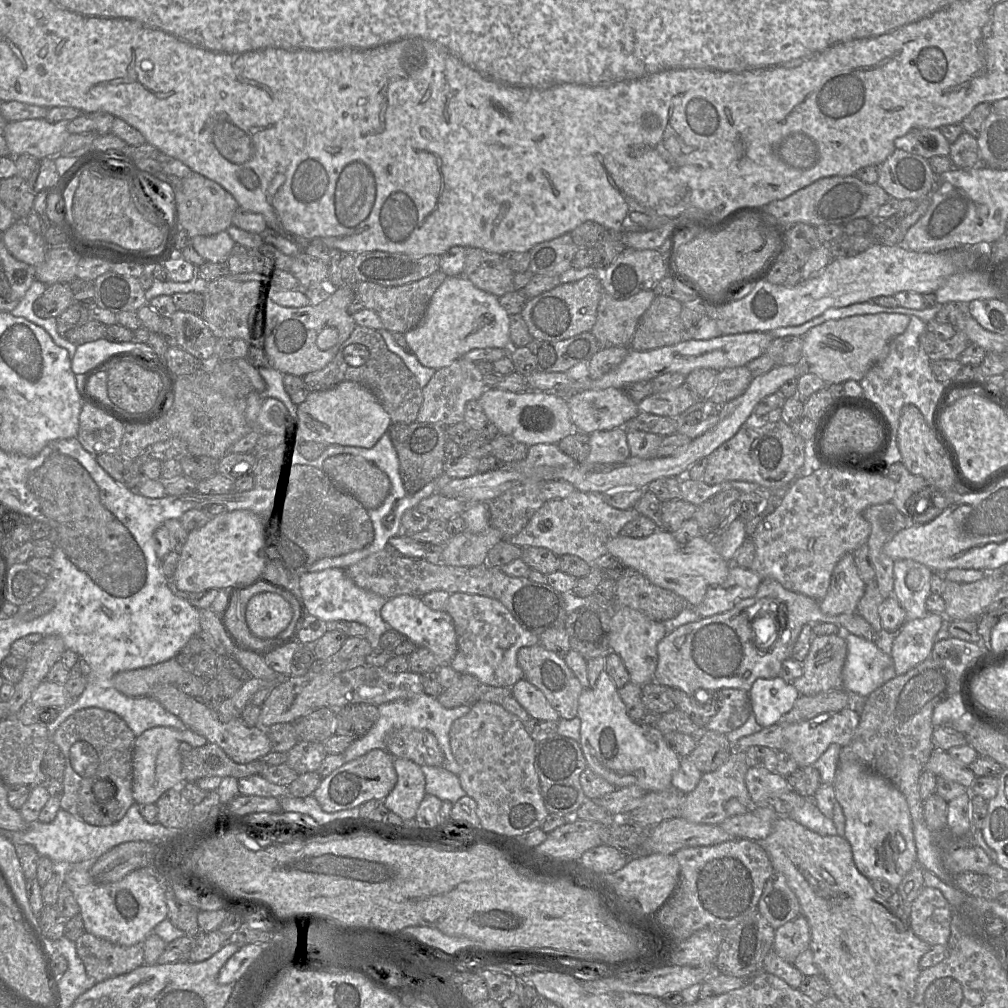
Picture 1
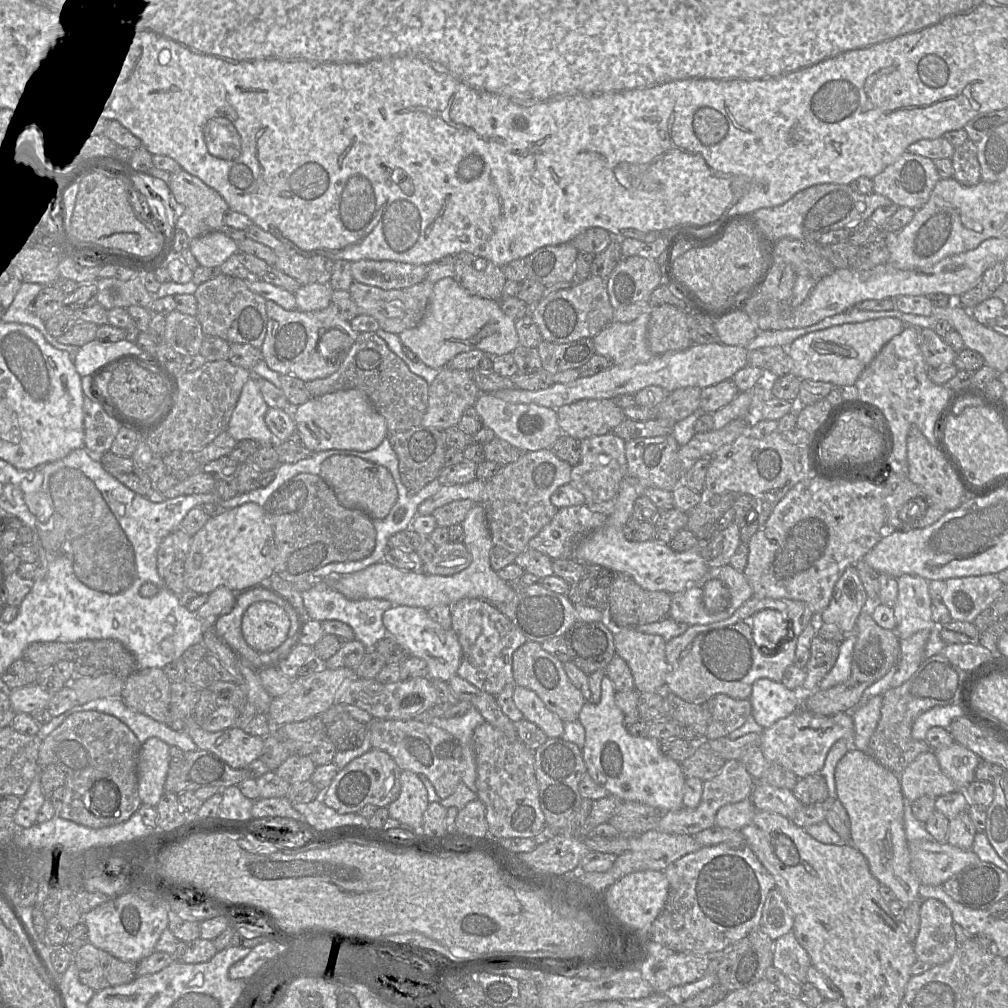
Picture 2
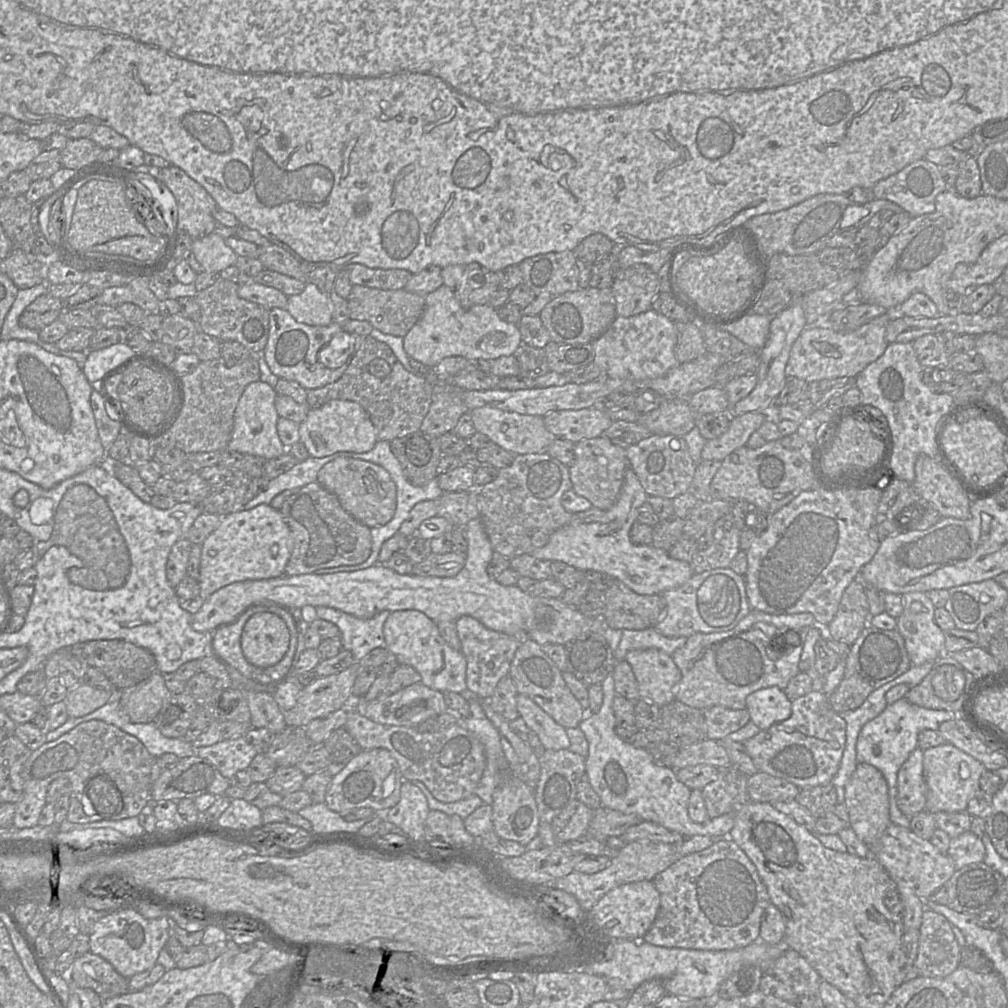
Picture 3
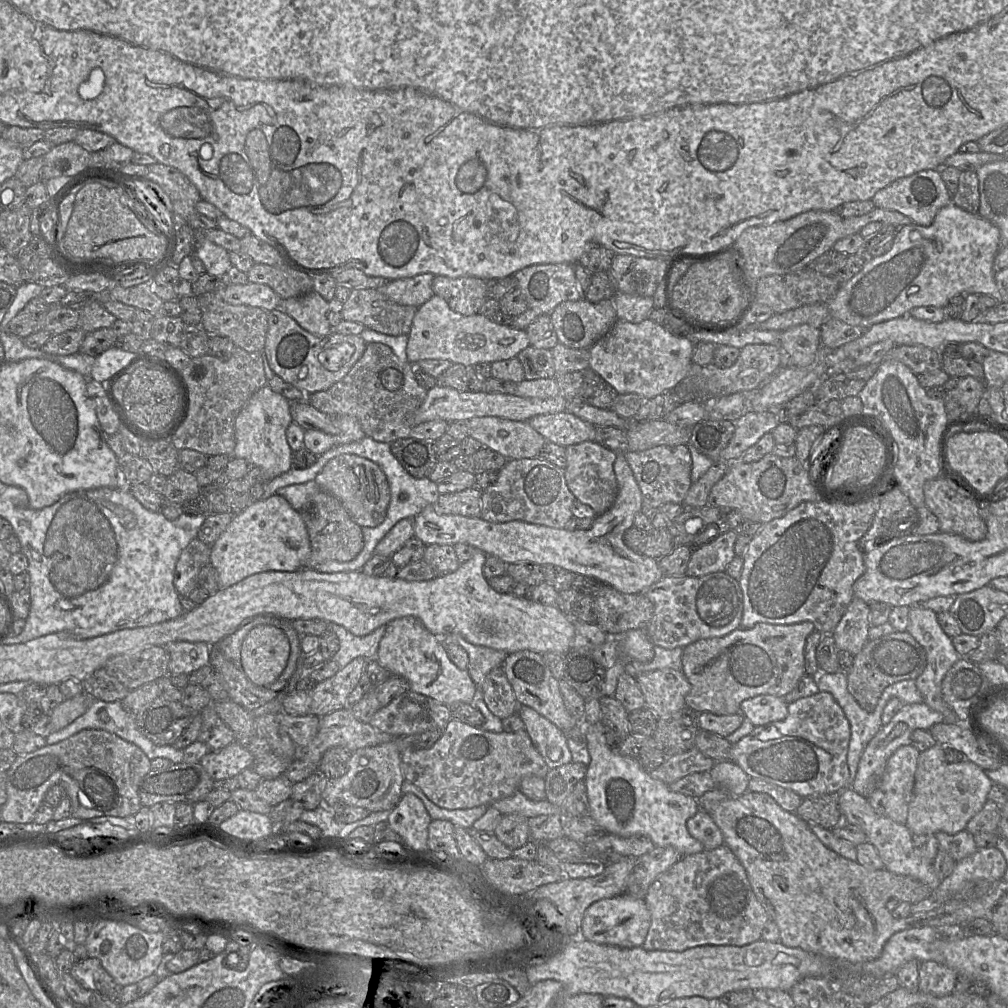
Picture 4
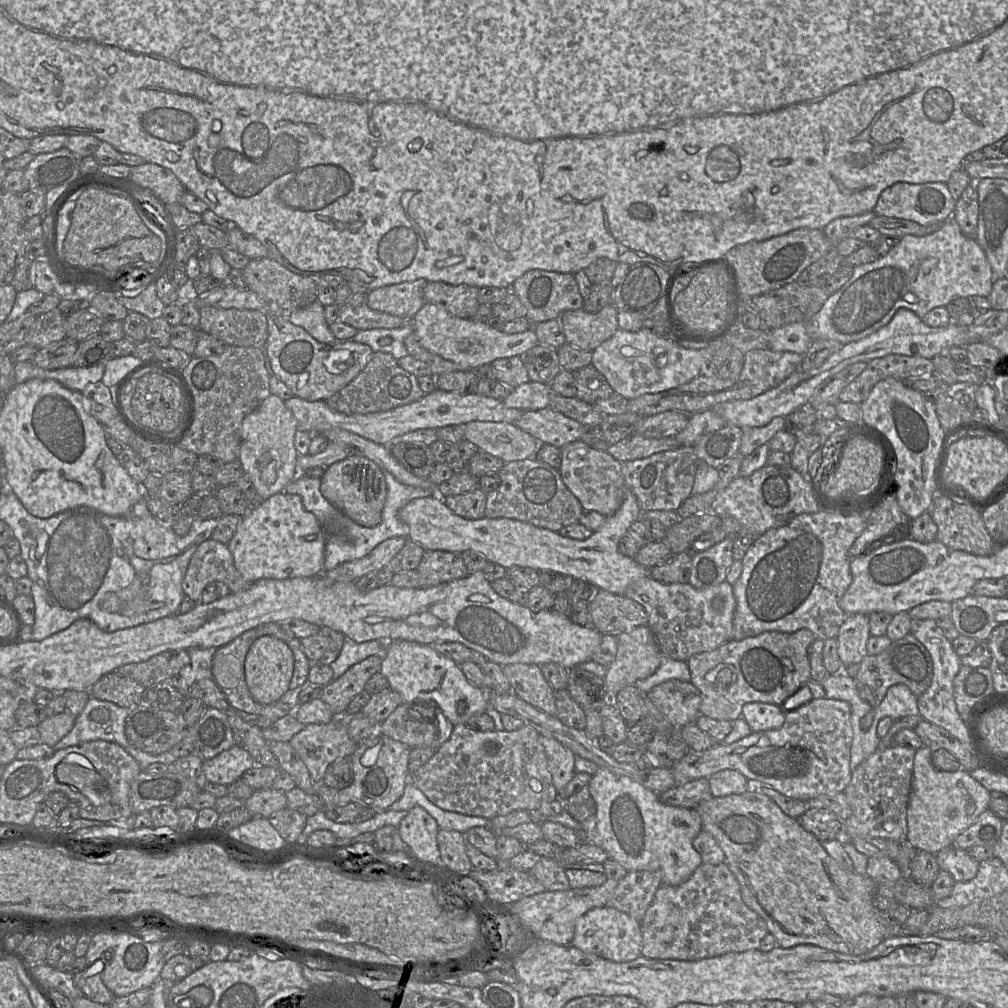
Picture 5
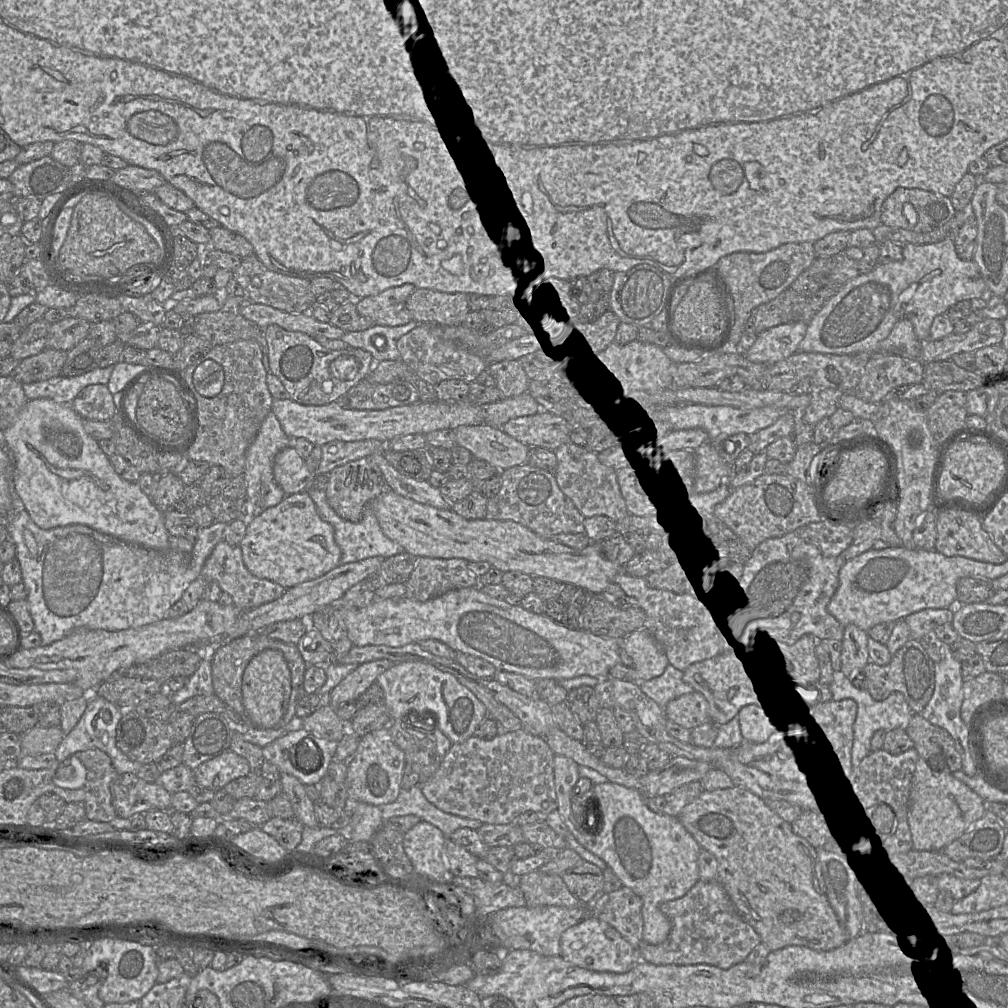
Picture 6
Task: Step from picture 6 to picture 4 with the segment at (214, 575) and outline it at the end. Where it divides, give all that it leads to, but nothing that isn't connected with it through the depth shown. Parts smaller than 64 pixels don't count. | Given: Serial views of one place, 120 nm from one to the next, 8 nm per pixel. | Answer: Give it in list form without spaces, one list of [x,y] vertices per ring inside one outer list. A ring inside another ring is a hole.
[[[193,539],[185,547],[176,563],[173,583],[179,595],[188,595],[198,586],[198,574],[202,567],[210,565],[211,546]]]

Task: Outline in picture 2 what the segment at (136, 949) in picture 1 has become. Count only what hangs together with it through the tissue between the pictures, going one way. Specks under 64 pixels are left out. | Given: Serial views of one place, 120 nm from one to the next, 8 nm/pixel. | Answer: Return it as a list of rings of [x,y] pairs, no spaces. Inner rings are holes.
[[[90,942],[75,953],[74,961],[81,983],[94,991],[126,984],[137,977],[138,963],[121,961]]]

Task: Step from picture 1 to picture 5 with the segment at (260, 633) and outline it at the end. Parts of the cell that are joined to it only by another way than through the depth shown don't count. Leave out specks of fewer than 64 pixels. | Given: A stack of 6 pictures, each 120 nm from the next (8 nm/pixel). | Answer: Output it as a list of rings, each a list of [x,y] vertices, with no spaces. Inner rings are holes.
[[[271,635],[257,638],[250,646],[244,662],[245,681],[253,699],[265,705],[278,701],[289,690],[293,669],[293,653],[283,640]]]

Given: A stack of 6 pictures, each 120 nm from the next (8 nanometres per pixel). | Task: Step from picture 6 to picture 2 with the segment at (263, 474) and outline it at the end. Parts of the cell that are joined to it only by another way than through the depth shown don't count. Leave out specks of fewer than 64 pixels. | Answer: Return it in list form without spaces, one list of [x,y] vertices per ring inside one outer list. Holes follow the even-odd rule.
[[[252,376],[242,388],[228,424],[228,433],[237,442],[252,439],[261,446],[273,446],[276,439],[265,422],[268,409],[269,406],[261,394],[257,377]]]

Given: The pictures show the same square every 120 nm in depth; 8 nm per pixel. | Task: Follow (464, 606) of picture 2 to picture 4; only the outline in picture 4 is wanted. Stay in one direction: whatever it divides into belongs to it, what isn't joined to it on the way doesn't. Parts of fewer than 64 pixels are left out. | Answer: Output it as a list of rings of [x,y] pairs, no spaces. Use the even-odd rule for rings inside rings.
[[[450,634],[448,639],[455,640],[466,650],[469,658],[468,672],[476,688],[480,688],[483,685],[487,674],[493,668],[503,665],[507,656],[504,651],[472,644],[458,634]]]

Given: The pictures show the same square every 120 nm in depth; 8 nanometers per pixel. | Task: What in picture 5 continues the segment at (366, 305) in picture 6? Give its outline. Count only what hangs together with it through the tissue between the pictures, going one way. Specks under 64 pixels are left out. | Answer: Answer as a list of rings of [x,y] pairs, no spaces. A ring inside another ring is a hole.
[[[425,279],[406,281],[377,288],[367,293],[368,306],[380,312],[412,319],[425,304],[423,288]]]

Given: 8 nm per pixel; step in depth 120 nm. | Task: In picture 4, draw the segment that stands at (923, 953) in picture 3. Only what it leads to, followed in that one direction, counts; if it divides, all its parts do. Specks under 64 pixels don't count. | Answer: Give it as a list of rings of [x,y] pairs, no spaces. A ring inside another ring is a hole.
[[[925,961],[919,965],[919,991],[937,997],[954,992],[957,973],[934,961]]]

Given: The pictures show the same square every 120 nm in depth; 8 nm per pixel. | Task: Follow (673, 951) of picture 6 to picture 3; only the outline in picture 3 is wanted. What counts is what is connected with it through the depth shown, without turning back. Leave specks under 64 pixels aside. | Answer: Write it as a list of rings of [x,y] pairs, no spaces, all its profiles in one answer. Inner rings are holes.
[[[731,838],[716,839],[710,847],[680,857],[659,873],[653,883],[660,894],[660,906],[643,941],[666,948],[713,951],[740,949],[759,941],[761,916],[771,903],[770,896],[755,865]]]

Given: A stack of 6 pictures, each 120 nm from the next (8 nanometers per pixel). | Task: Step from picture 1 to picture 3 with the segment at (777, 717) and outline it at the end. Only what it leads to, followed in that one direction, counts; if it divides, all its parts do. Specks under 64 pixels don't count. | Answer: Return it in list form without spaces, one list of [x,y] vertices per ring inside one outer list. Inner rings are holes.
[[[771,686],[749,694],[746,698],[746,709],[750,720],[760,730],[766,730],[789,718],[792,713],[792,701],[784,690]]]

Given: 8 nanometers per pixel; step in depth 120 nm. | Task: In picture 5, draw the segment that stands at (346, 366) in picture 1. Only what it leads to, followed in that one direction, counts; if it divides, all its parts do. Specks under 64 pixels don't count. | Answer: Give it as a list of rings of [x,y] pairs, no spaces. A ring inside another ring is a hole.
[[[373,352],[365,368],[345,387],[325,402],[334,411],[346,414],[368,414],[388,411],[420,400],[425,393],[415,375],[402,369],[389,353]]]

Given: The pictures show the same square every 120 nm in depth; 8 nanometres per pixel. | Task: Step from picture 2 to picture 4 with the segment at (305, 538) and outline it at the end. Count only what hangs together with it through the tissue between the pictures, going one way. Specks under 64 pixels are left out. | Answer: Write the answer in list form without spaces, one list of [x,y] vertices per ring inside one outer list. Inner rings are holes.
[[[318,491],[301,508],[300,515],[305,523],[311,544],[311,553],[305,568],[314,568],[326,561],[348,562],[363,549],[362,528],[356,524],[338,499],[325,491]]]

